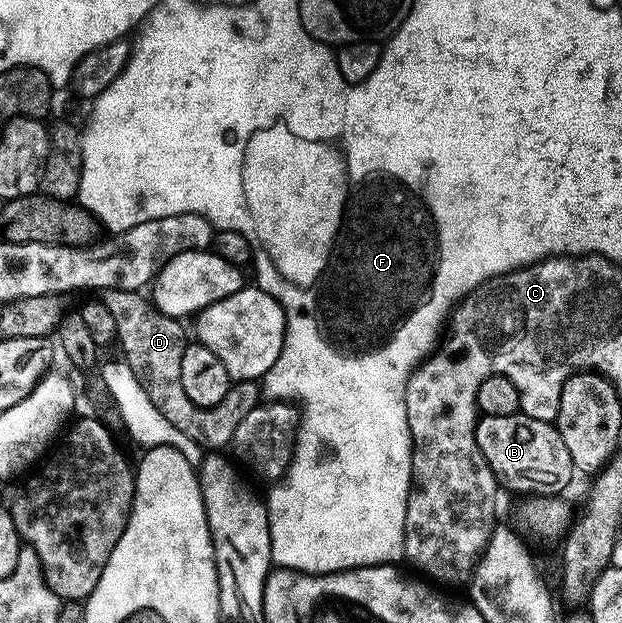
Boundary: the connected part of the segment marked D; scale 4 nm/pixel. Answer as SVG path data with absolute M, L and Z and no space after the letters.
M117 288L103 293L102 303L116 319L118 344L130 358L132 373L140 380L142 390L158 406L158 410L178 430L182 430L191 440L205 450L224 450L231 445L234 432L242 423L242 418L250 414L262 400L262 388L255 380L238 380L218 406L203 408L190 400L182 386L182 354L188 347L189 337L184 337L184 328L175 316L167 316L157 310L155 303L143 291L123 292Z

